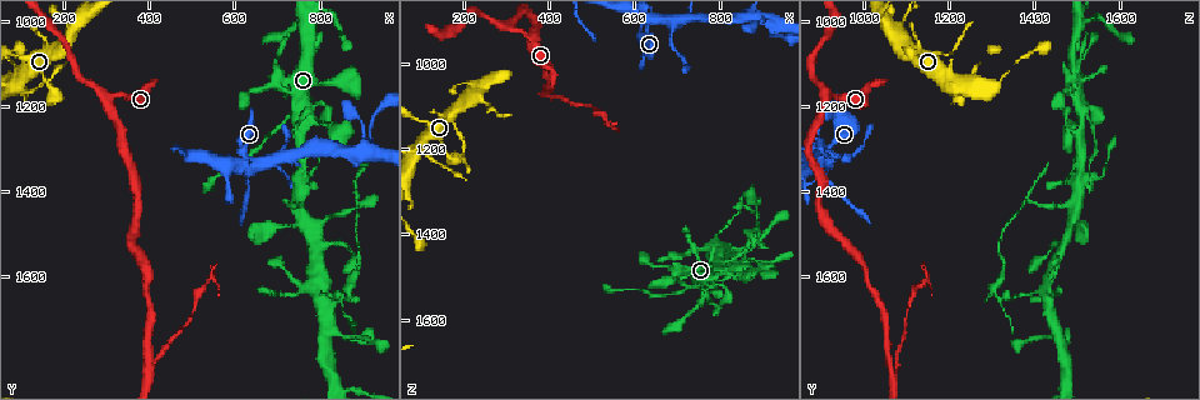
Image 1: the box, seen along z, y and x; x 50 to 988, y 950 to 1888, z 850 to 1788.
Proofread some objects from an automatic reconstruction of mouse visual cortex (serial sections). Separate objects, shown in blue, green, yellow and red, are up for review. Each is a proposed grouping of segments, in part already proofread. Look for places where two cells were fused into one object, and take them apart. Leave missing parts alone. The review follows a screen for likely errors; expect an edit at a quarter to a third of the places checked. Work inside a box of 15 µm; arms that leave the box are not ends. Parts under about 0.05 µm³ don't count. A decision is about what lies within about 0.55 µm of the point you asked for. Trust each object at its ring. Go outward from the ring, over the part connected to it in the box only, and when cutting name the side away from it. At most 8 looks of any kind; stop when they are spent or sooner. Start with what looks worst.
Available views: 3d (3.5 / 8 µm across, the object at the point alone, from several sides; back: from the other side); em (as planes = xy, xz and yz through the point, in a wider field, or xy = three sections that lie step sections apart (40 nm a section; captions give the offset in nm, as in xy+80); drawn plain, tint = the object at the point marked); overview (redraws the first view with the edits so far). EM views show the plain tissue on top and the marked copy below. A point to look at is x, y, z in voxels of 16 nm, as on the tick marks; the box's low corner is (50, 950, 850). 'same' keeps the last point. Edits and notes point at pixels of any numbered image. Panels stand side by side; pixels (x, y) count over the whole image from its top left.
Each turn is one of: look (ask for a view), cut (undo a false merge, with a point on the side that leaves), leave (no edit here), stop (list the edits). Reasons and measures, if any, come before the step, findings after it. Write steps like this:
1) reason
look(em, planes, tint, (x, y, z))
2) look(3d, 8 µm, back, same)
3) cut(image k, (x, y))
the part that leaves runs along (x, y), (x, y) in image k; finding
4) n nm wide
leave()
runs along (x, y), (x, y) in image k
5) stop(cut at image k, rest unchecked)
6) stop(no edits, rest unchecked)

a narrow waist
look(3d, 3.5 µm, (315, 1185, 915))

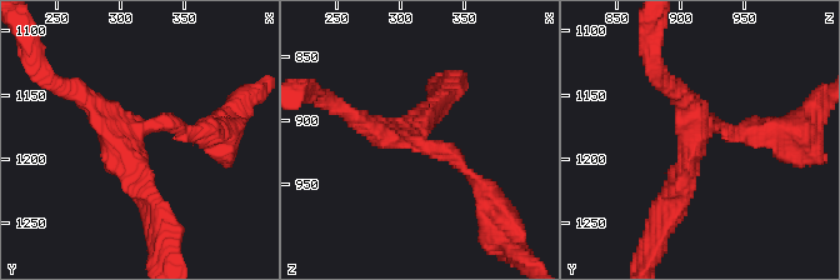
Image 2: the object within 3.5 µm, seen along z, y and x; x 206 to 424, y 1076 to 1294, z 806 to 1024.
need the tissue
look(em, xy, step 2, tint, (312, 1178, 918))

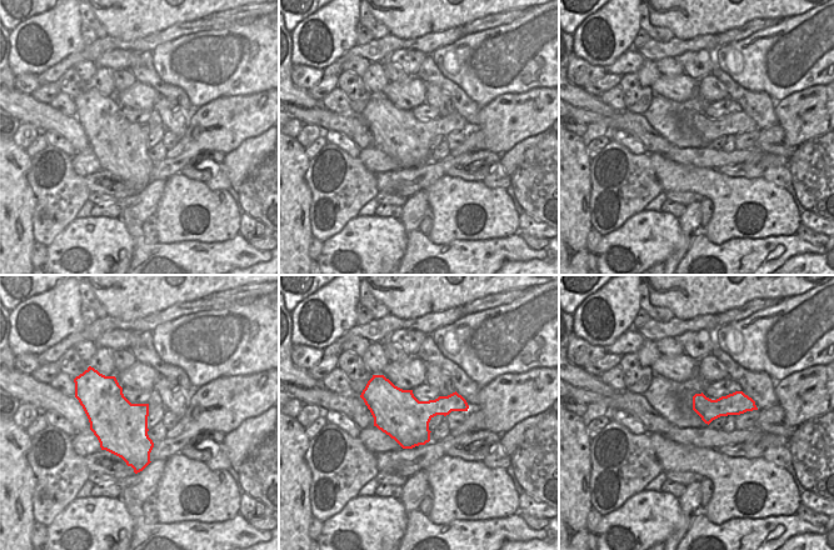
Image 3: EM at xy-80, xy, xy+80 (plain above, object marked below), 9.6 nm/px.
460 nm wide
leave()
runs along (749, 129), (708, 125), (673, 201) in image 2; one cell here

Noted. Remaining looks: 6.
branch point
look(3d, 8 µm, (400, 1825, 1070))

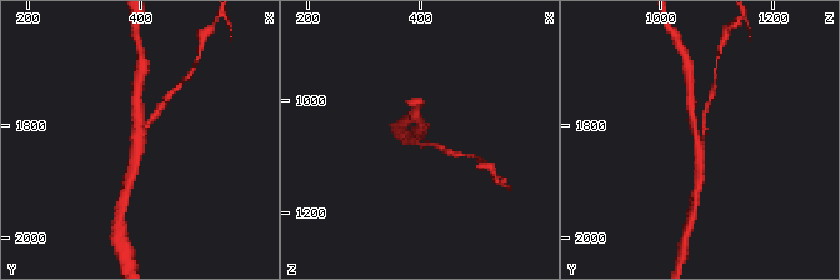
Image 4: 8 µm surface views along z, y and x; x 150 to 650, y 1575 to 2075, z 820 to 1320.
look(3d, 3.5 µm, (400, 1815, 1070))

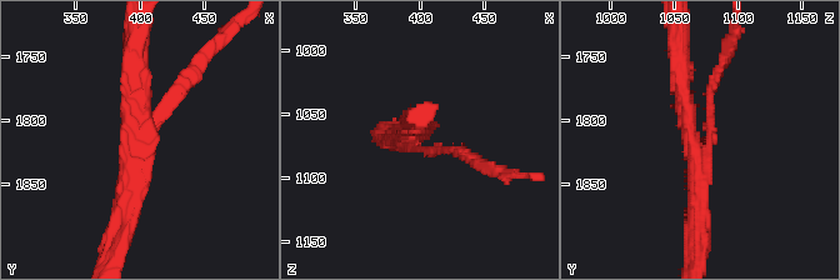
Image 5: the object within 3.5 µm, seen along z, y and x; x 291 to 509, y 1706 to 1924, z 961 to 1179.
cut(image 5, (169, 108))
two cells meet here

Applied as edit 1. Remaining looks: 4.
look(overview)

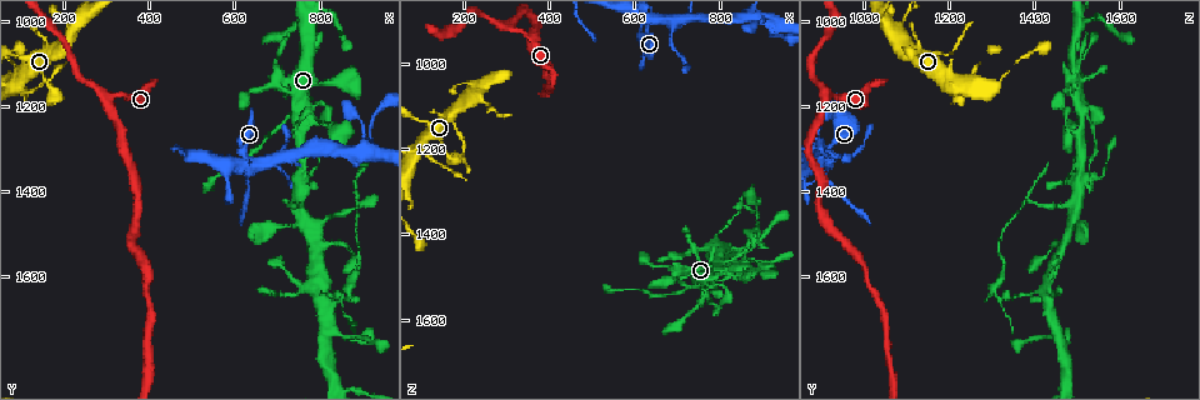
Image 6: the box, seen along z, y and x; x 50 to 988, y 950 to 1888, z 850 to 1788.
abrupt turn
look(3d, 3.5 µm, back, (705, 1345, 915))

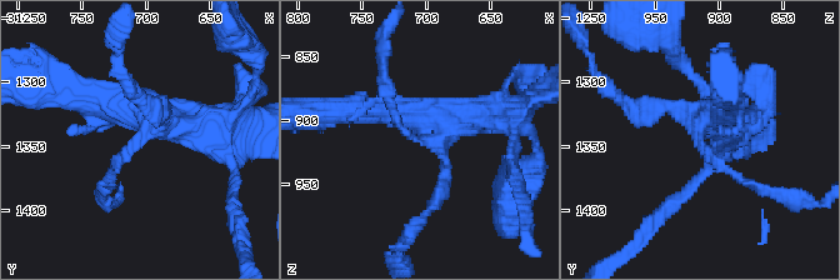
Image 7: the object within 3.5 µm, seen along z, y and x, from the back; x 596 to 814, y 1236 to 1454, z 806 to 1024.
4 arms; arms of 100, 200, 400, 400 nm
look(em, xy, step 5, tint, (700, 1342, 914))

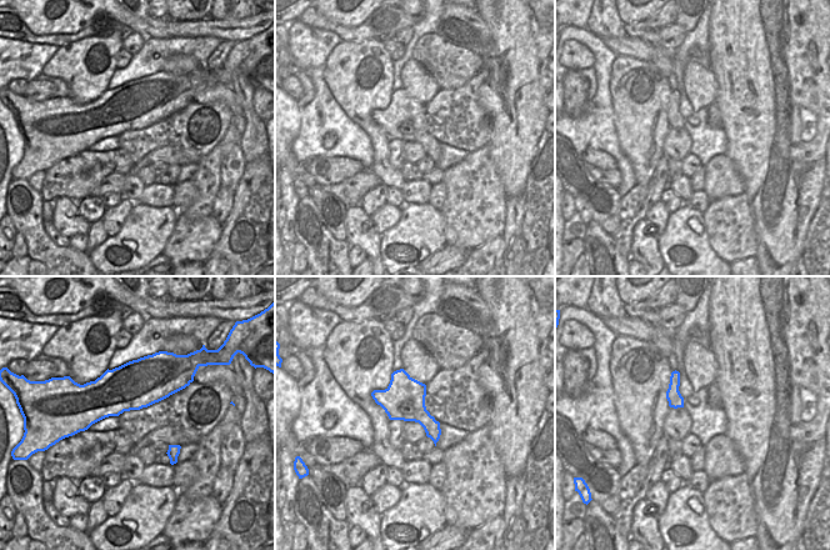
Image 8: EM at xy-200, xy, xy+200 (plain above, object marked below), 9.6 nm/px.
look(em, xy, step 3, tint, same)

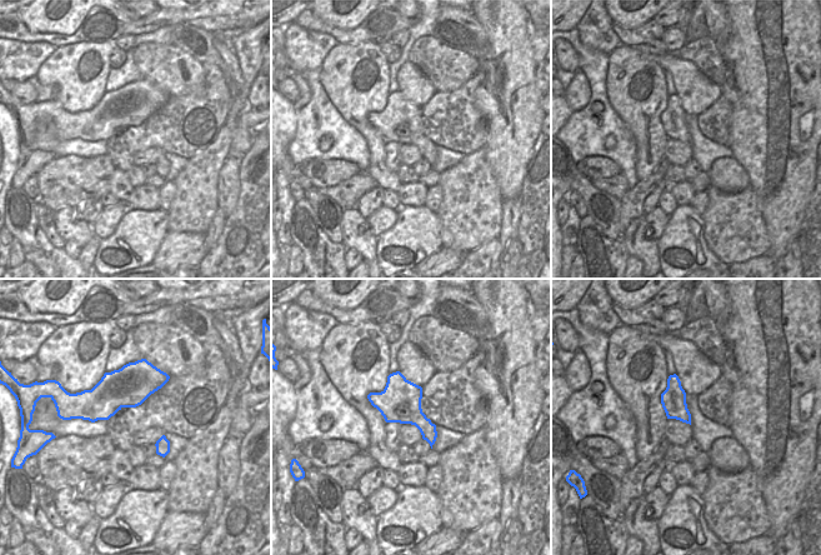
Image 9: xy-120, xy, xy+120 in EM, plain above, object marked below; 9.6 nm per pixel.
leave()
all the same cell

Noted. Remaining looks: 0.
stop(cut at image 5, rest unchecked)

